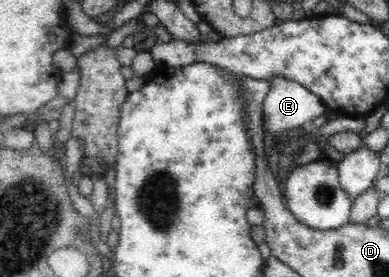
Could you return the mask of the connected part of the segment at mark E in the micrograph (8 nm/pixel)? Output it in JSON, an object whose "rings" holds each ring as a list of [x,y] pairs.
{"rings":[[[272,79],[268,97],[263,102],[263,133],[278,138],[284,132],[306,128],[328,110],[324,103],[303,85],[288,79]]]}

